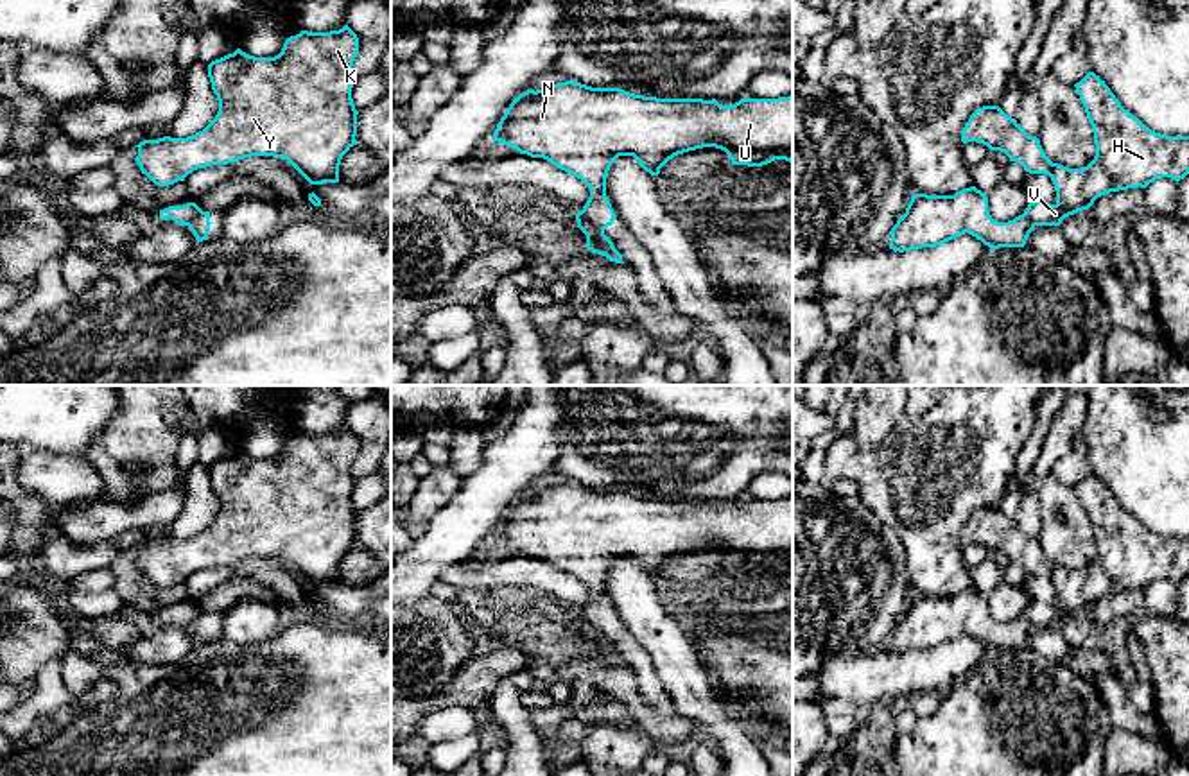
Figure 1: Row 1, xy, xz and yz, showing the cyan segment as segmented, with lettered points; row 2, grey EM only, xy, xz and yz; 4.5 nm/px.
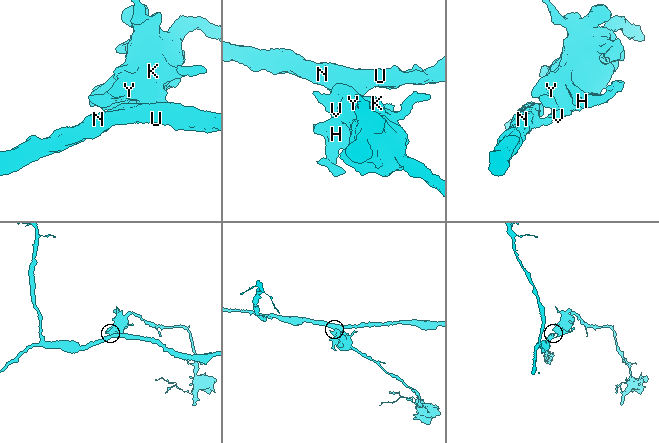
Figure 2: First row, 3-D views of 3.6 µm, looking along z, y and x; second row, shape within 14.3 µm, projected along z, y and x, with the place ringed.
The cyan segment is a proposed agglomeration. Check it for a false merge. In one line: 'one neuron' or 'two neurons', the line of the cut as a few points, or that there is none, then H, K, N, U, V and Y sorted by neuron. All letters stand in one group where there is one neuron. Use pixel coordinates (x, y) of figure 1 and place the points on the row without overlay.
two neurons | xz (581, 612), (603, 633) | H K V Y / N U

